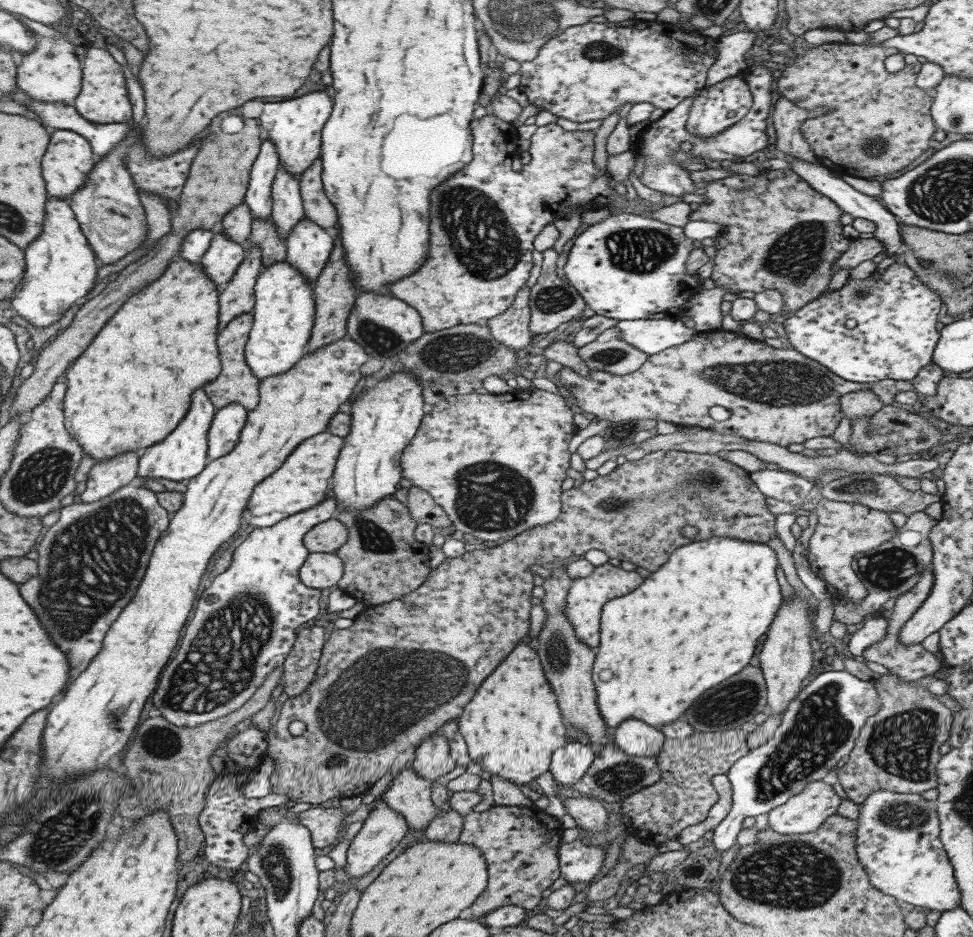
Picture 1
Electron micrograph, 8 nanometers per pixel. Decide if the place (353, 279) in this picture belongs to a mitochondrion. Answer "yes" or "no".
no

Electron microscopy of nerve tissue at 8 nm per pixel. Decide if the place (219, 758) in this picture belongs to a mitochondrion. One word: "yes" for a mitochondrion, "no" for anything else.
no

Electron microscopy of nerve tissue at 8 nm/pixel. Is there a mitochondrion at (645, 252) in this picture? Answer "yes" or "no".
yes

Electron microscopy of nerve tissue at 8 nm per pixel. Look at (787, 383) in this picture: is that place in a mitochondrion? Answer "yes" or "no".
yes

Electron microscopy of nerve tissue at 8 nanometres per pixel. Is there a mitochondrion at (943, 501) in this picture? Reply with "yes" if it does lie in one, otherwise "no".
no

